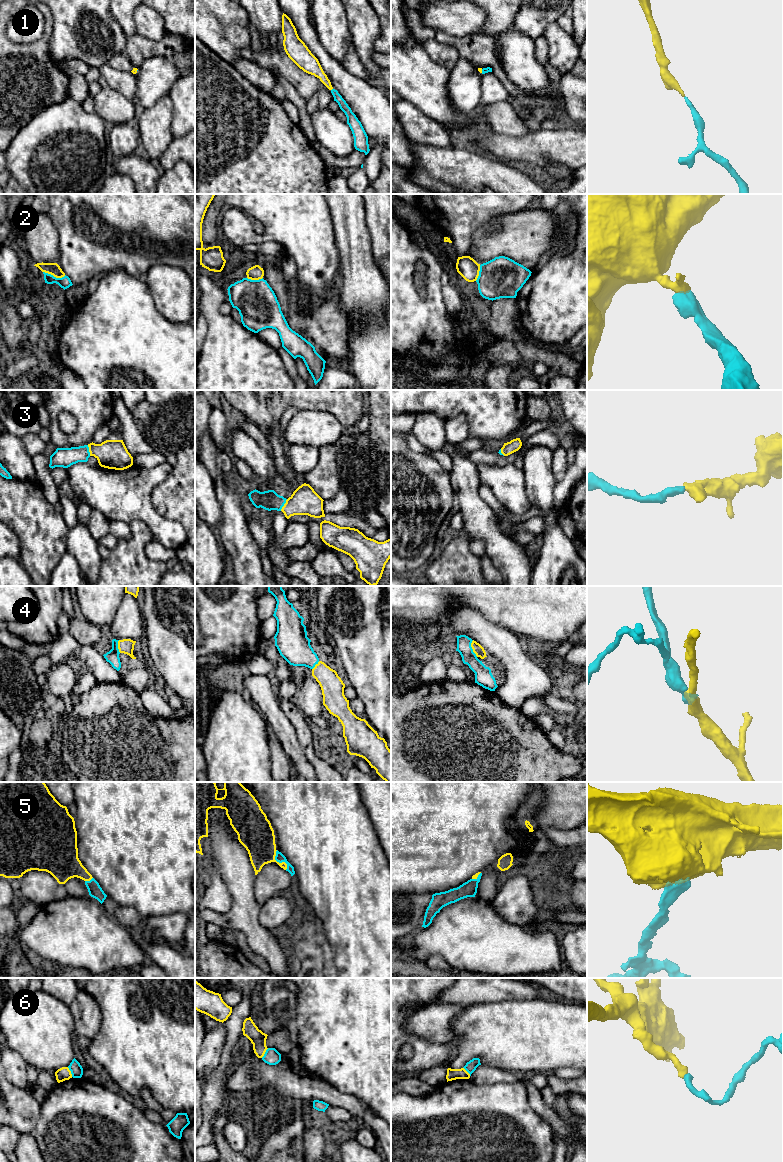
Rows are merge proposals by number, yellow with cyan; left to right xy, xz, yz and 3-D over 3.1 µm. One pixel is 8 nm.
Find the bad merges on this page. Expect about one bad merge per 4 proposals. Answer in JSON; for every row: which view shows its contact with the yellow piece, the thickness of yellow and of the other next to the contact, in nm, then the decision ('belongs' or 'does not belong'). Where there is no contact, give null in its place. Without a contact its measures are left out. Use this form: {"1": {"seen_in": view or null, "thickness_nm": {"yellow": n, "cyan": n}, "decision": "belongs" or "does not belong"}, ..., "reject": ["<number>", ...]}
{"1": {"seen_in": "yz", "thickness_nm": {"yellow": 30, "cyan": 50}, "decision": "belongs"}, "2": {"seen_in": "xy", "thickness_nm": {"yellow": 100, "cyan": 90}, "decision": "belongs"}, "3": {"seen_in": "xz", "thickness_nm": {"yellow": 220, "cyan": 160}, "decision": "belongs"}, "4": {"seen_in": "yz", "thickness_nm": {"yellow": 80, "cyan": 140}, "decision": "belongs"}, "5": {"seen_in": "xz", "thickness_nm": {"yellow": 260, "cyan": 70}, "decision": "belongs"}, "6": {"seen_in": "xy", "thickness_nm": {"yellow": 110, "cyan": 100}, "decision": "does not belong"}, "reject": ["6"]}

